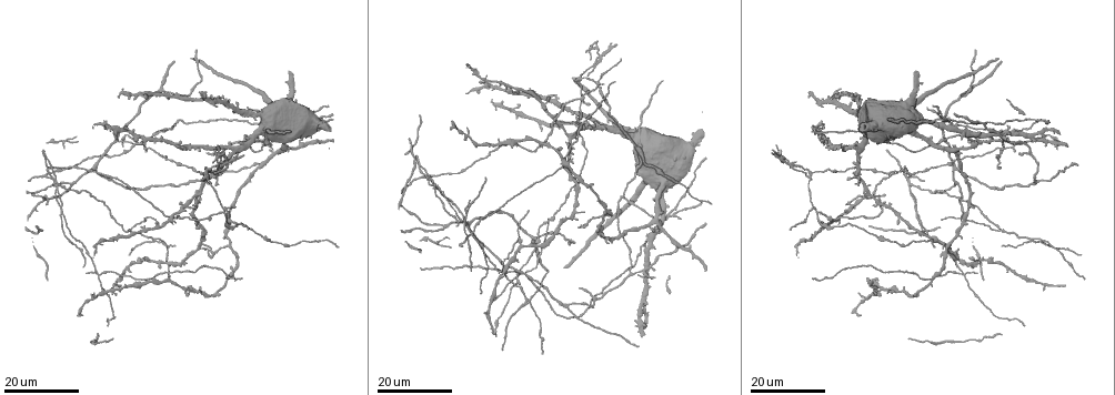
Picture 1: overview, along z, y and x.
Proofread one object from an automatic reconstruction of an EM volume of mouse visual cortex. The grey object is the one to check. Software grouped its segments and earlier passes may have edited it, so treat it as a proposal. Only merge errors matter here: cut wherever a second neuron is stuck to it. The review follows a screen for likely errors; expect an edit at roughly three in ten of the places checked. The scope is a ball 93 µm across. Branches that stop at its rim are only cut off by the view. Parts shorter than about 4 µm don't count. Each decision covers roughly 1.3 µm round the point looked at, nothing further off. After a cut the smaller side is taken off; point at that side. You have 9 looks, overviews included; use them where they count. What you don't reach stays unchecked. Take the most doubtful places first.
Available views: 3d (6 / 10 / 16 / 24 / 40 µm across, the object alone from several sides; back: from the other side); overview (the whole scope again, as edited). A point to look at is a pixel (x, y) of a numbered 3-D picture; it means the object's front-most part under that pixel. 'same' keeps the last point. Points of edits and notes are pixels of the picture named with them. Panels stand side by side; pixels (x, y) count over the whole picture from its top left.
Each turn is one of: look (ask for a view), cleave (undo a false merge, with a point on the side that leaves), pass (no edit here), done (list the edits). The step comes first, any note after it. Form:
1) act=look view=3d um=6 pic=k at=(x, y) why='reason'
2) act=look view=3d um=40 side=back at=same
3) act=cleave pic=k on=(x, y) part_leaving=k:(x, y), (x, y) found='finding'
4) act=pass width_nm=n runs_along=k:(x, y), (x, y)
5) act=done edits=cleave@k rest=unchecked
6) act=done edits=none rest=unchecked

act=look view=3d um=16 pic=1 at=(1033, 240)

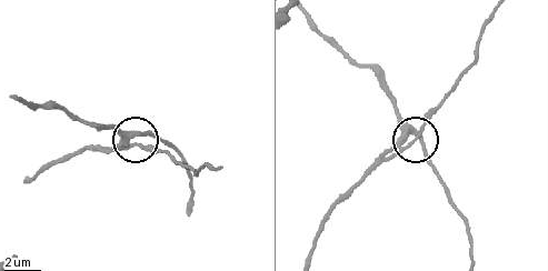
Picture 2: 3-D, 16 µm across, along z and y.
act=look view=3d um=10 pic=2 at=(414, 142) why='closer look'

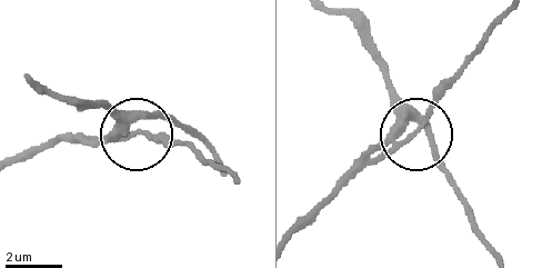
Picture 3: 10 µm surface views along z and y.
act=cleave pic=3 on=(146, 132) side_arm_um=17 part_leaving=3:(111, 141), (159, 135), (230, 172) found='two neurons meet here'

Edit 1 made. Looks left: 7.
act=look view=overview

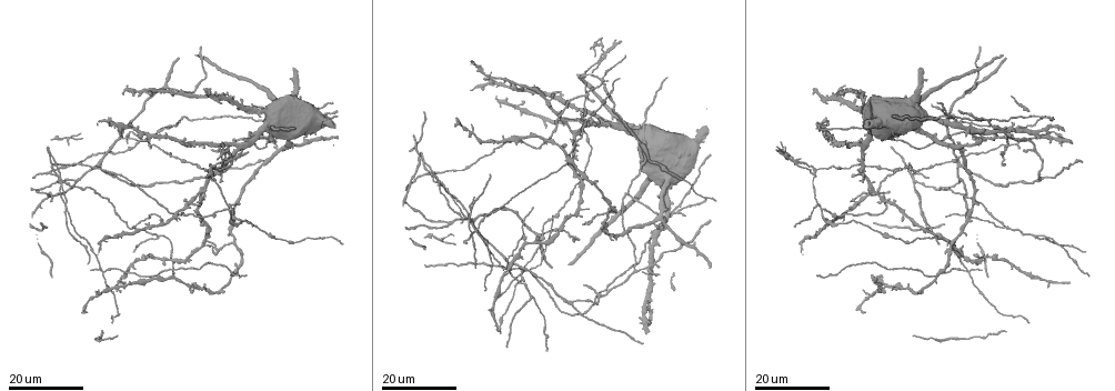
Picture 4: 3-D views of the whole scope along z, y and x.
act=look view=3d um=16 pic=4 at=(813, 169) why='four or more arms meet'

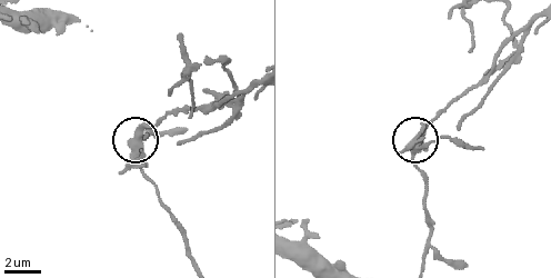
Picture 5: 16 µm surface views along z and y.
act=look view=3d um=10 pic=5 at=(139, 151)

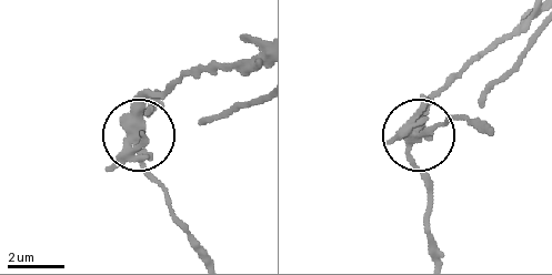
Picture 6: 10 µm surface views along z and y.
act=cleave pic=6 on=(144, 113) arms=4 found='two neurons meet here'

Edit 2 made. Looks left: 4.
act=look view=3d um=24 pic=4 at=(601, 79)

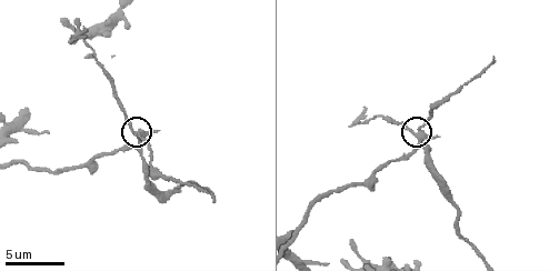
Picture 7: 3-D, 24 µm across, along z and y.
act=look view=3d um=10 pic=7 at=(417, 133) why='zoom in'

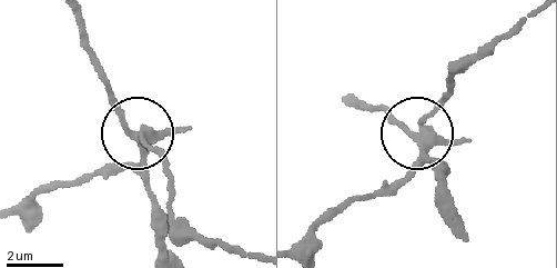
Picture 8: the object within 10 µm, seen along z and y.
act=cleave pic=8 on=(162, 156) arms=4 found='a second neuron is stuck on'

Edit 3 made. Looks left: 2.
act=done edits=cleave@3,cleave@6,cleave@8 rest=unchecked

